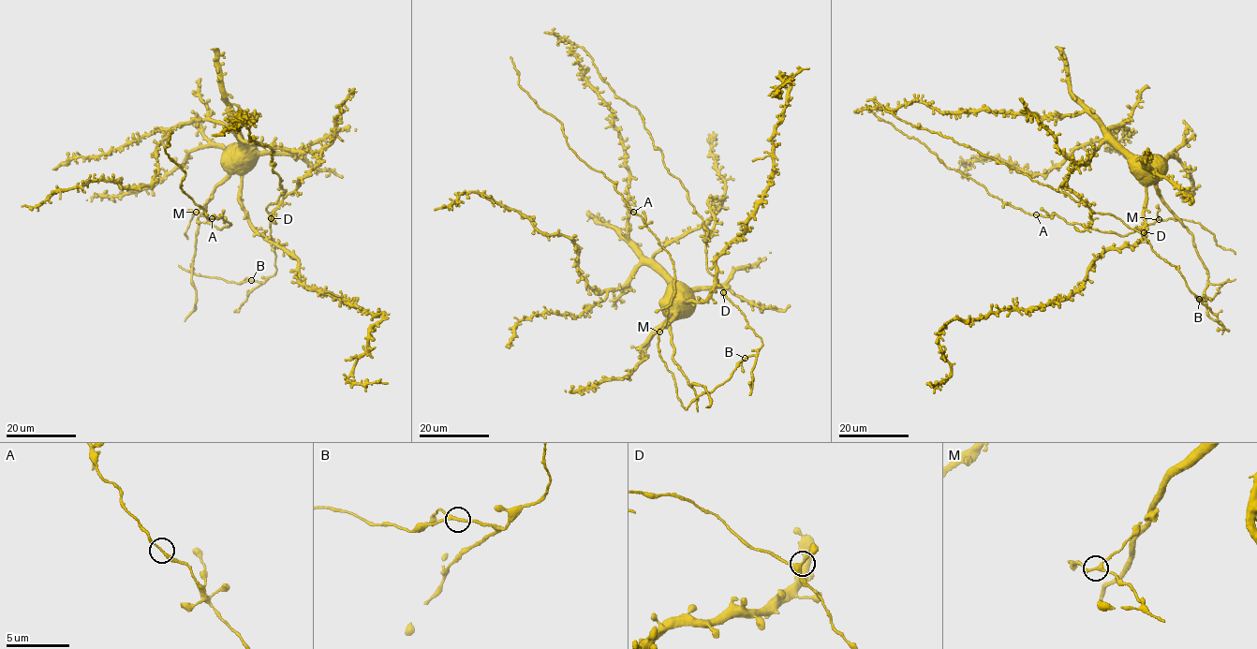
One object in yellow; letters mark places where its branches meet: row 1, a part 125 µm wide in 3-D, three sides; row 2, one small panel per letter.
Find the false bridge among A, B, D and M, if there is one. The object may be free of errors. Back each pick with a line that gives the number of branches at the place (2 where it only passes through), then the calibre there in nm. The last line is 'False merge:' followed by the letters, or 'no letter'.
False merge: no letter

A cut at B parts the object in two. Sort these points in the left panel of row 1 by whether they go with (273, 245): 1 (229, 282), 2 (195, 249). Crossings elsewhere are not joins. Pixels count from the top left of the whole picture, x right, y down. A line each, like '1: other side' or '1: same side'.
1: other side
2: same side

